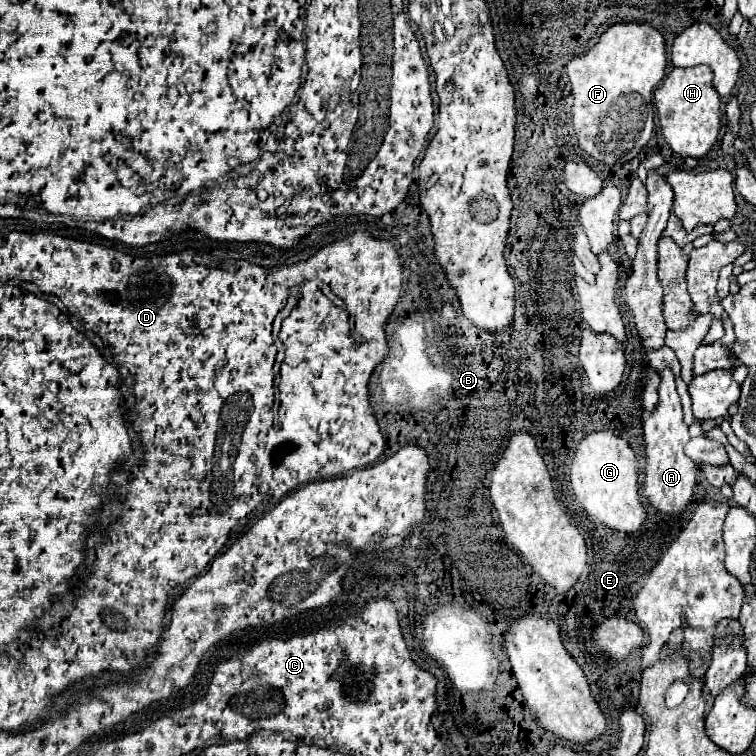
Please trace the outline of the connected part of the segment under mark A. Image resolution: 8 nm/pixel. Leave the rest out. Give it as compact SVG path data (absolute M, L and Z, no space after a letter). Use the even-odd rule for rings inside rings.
M663 368L659 372L659 402L653 412L649 412L647 418L643 418L643 438L645 438L645 478L643 478L643 496L663 514L677 516L681 514L693 494L695 486L695 474L697 474L697 464L687 458L685 454L685 444L689 442L689 432L687 424L683 422L683 410L681 410L681 400L675 390L675 376L669 368Z

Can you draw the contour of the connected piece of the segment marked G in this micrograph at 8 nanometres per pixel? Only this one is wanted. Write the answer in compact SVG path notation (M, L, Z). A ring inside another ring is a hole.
M607 432L585 436L585 440L577 444L569 482L581 510L595 516L595 520L603 526L633 534L645 524L647 510L639 496L639 460L635 448L627 440ZM585 480L589 480L589 484L585 484Z

